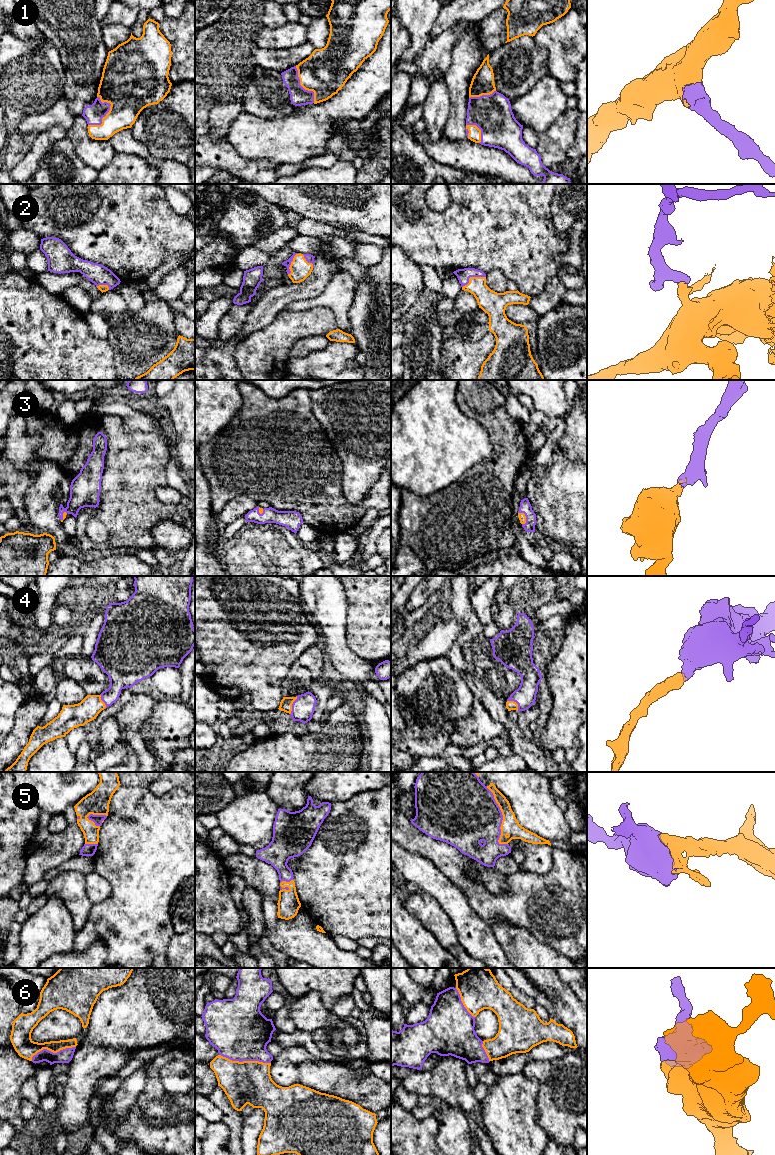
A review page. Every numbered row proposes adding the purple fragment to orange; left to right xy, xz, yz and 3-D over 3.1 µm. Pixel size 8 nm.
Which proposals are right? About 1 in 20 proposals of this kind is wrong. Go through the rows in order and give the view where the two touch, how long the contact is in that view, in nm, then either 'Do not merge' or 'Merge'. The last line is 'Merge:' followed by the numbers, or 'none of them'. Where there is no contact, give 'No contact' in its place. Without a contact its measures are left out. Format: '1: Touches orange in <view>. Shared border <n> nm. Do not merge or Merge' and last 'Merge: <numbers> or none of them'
1: Touches orange in xy. Shared border 260 nm. Merge
2: Touches orange in yz. Shared border 220 nm. Merge
3: Touches orange in yz. Shared border 120 nm. Merge
4: Touches orange in xz. Shared border 160 nm. Merge
5: Touches orange in yz. Shared border 500 nm. Merge
6: Touches orange in xz. Shared border 420 nm. Merge
Merge: 1, 2, 3, 4, 5, 6

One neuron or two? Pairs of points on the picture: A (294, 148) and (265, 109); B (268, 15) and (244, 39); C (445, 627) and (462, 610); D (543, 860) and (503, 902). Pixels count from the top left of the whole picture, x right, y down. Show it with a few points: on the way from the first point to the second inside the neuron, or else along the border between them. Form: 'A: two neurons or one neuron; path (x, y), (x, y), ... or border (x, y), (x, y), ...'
A: two neurons; border (294, 111), (283, 117), (257, 117), (248, 113)
B: two neurons; border (262, 10), (261, 23), (264, 26)
C: two neurons; border (451, 611), (461, 627), (461, 633), (455, 641)
D: two neurons; border (553, 861), (553, 866), (542, 874), (521, 868)

